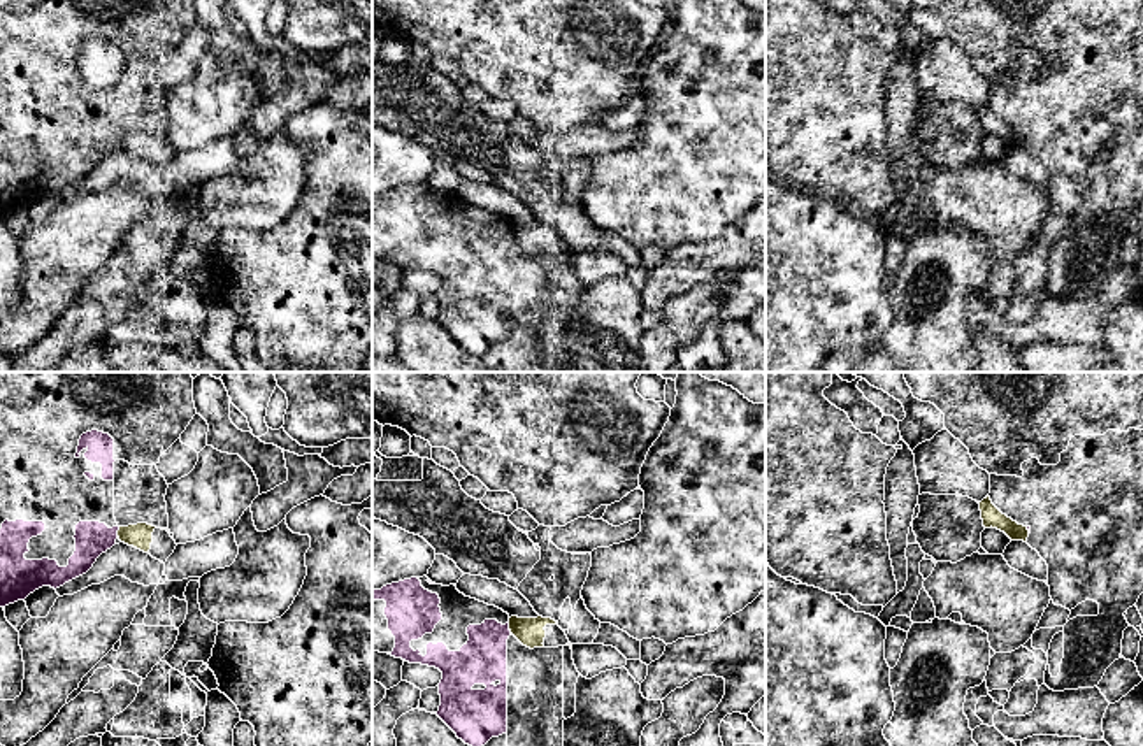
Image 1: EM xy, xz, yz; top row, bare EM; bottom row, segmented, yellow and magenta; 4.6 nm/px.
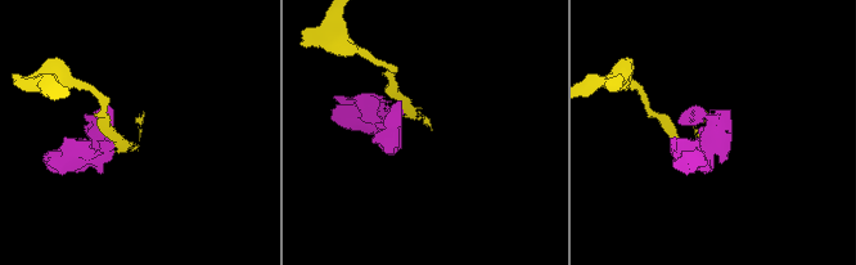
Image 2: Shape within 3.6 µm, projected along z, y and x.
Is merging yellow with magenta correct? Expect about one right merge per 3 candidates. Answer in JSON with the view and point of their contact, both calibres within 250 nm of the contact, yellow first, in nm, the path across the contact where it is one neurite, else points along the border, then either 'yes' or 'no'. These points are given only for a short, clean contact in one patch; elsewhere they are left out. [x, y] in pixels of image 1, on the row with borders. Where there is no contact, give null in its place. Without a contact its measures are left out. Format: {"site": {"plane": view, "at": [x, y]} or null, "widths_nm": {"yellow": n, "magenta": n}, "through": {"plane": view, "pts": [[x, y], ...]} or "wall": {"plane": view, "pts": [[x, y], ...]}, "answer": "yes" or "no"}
{"site": {"plane": "xy", "at": [118, 532]}, "widths_nm": {"yellow": 120, "magenta": 160}, "answer": "no"}

